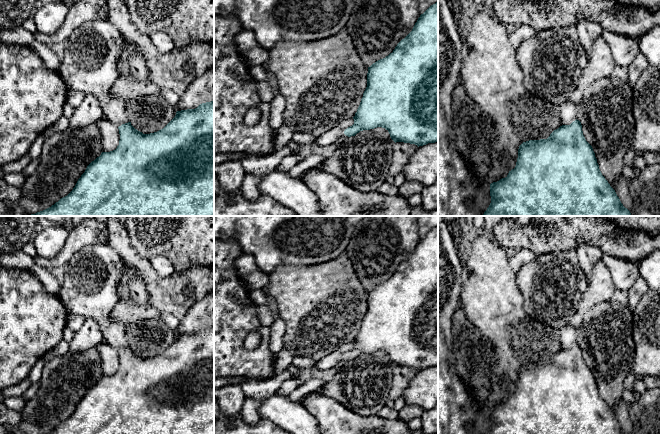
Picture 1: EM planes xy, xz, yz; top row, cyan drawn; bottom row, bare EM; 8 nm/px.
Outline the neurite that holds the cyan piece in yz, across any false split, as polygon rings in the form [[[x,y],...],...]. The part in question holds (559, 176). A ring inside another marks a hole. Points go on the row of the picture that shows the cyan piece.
[[[579,120],[570,125],[562,125],[554,130],[547,139],[529,140],[523,142],[518,149],[518,158],[514,169],[509,171],[505,178],[490,184],[491,203],[483,216],[632,216],[630,211],[623,206],[615,190],[602,175],[592,146],[586,141],[582,125]]]

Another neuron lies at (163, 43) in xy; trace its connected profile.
[[[154,32],[150,34],[150,39],[161,54],[165,54],[174,49],[174,43],[171,37],[168,34],[162,32]]]

